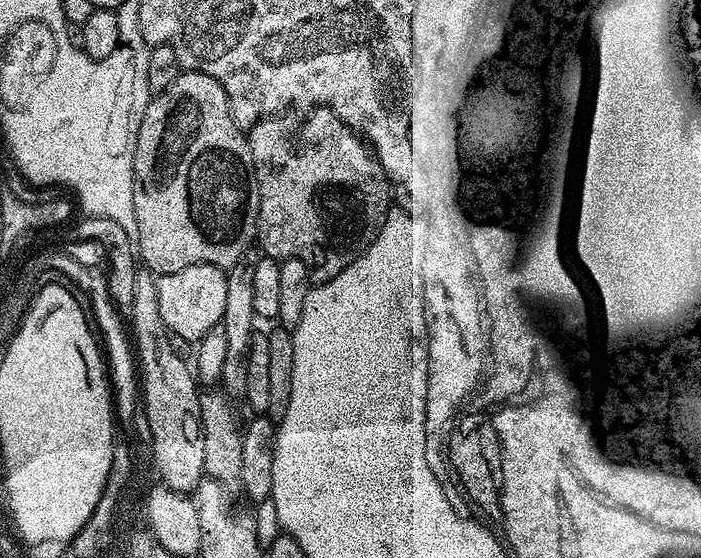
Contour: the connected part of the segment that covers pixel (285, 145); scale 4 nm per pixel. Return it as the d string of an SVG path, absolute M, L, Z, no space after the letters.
M316 106L299 120L296 114L277 114L274 116L265 116L259 120L257 124L247 129L248 149L252 152L252 170L256 173L256 189L258 190L258 198L260 205L258 206L258 218L256 219L256 239L255 243L260 244L260 252L263 255L271 256L274 260L289 260L290 258L298 258L302 262L306 262L308 267L308 275L313 281L323 282L334 278L342 270L346 270L346 266L350 266L350 262L357 260L359 256L366 251L374 242L374 238L380 233L380 228L384 225L384 219L388 216L390 205L388 205L388 188L390 189L390 181L388 173L376 161L375 155L367 143L353 130L346 122L342 122L342 118L338 118L338 114L334 114L334 110L323 106Z

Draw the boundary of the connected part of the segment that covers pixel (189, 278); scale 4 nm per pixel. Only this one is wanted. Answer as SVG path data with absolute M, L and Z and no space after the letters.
M199 264L174 270L174 274L157 279L158 314L162 314L164 327L173 337L198 342L214 325L223 321L226 314L227 277L227 271L223 268L213 264Z

